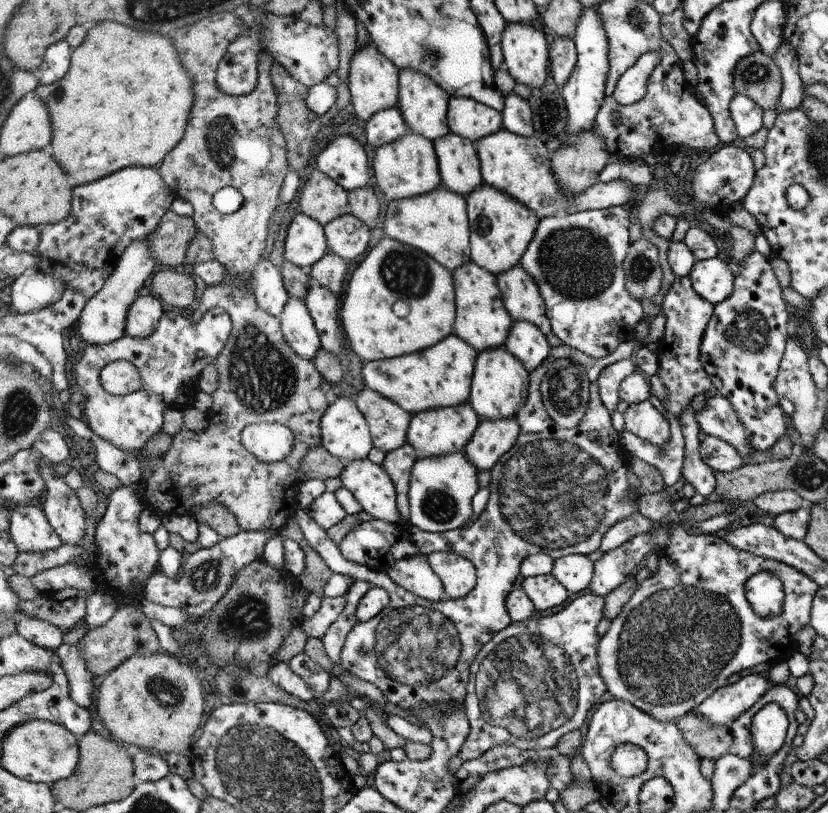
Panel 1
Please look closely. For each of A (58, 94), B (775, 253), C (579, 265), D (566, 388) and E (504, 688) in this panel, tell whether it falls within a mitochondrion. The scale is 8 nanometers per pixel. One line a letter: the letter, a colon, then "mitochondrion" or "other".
A: mitochondrion
B: other
C: mitochondrion
D: mitochondrion
E: mitochondrion

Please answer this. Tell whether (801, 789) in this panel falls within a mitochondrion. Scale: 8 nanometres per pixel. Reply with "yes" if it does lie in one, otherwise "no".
no

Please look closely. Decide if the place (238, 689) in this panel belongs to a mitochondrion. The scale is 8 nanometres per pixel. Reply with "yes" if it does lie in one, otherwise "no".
yes

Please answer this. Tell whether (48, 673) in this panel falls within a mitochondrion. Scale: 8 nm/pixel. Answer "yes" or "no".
no

